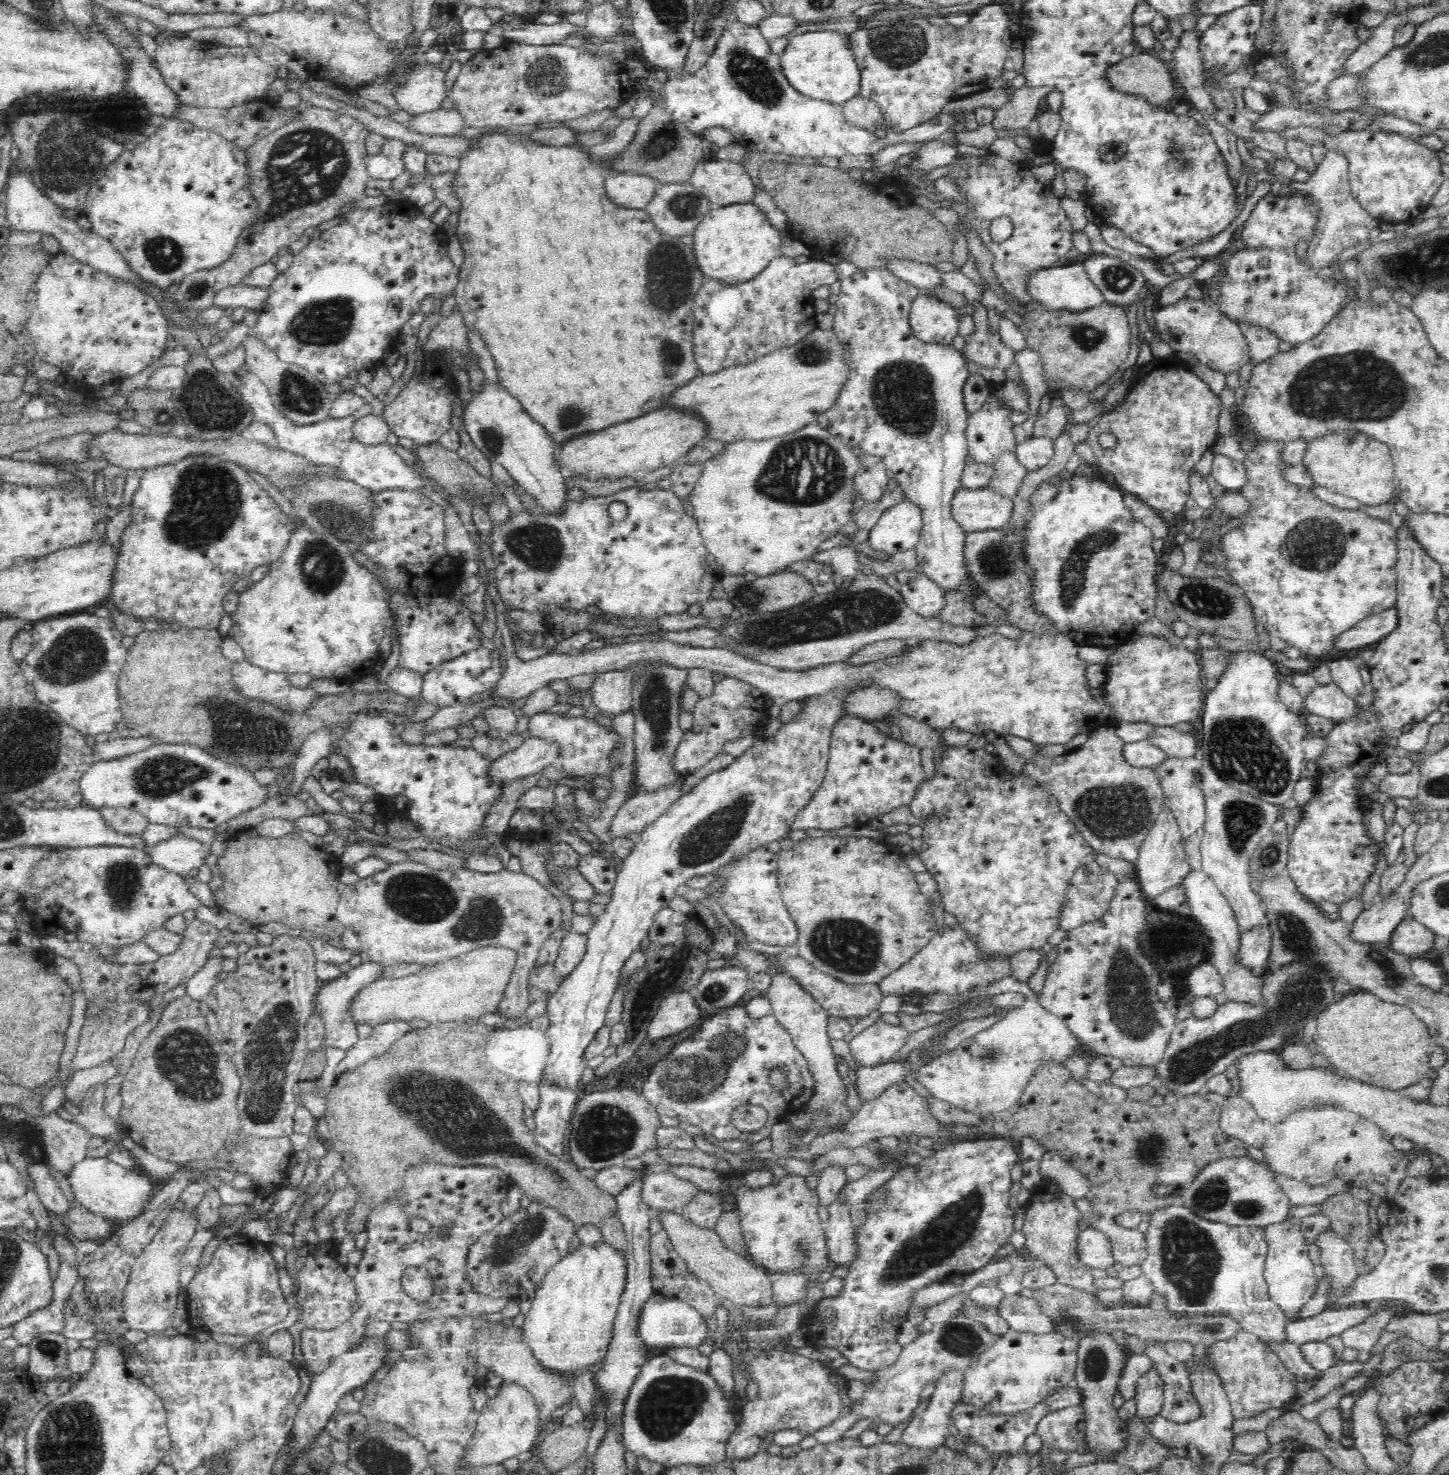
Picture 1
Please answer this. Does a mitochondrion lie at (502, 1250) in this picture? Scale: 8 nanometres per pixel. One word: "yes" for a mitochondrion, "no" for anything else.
yes

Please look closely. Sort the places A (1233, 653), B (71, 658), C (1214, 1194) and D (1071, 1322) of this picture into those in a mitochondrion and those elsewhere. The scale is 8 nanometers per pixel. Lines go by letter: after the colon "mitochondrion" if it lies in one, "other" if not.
A: other
B: mitochondrion
C: mitochondrion
D: mitochondrion

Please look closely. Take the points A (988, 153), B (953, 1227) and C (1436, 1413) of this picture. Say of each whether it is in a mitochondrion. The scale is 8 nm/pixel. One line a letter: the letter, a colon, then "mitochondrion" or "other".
A: other
B: mitochondrion
C: other

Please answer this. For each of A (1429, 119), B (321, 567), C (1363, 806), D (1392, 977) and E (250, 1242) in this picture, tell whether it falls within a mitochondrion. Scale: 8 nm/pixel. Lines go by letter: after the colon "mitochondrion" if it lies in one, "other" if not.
A: other
B: mitochondrion
C: other
D: mitochondrion
E: other

